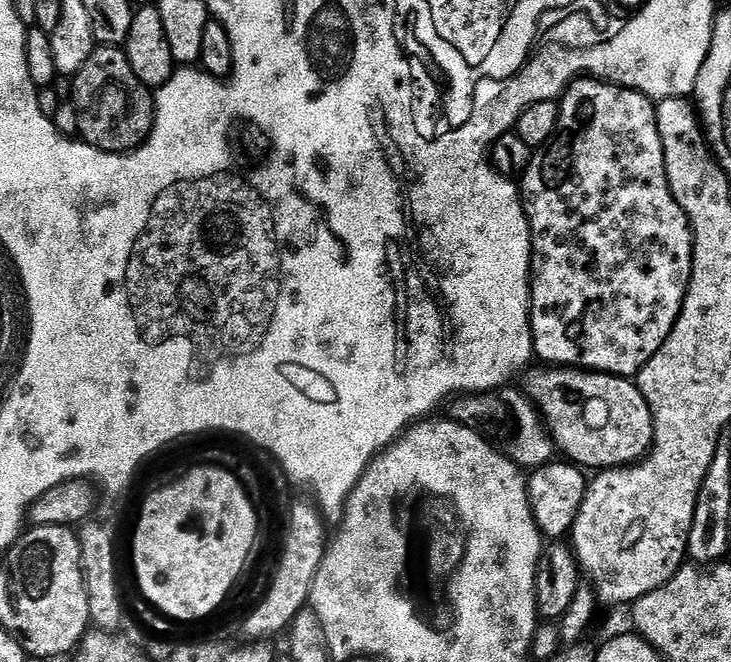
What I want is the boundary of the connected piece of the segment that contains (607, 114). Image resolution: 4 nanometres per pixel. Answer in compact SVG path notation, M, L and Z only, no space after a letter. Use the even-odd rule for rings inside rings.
M576 78L576 81L563 89L558 100L559 116L556 119L555 133L550 143L543 149L545 151L538 156L533 155L527 167L523 169L524 181L519 181L518 191L522 197L524 214L528 217L528 228L532 232L532 263L530 265L530 323L532 325L532 347L537 357L541 356L543 363L548 366L571 366L573 368L583 368L593 372L608 372L612 376L623 376L625 378L639 377L640 372L658 354L658 350L666 342L666 338L672 333L672 327L676 325L676 320L680 316L680 308L684 304L684 295L688 293L688 283L692 277L692 246L694 237L692 226L688 223L688 215L678 206L674 194L668 185L666 178L666 158L662 150L662 138L658 134L658 122L656 121L656 104L649 97L637 92L635 88L622 88L618 84L610 84L606 80L599 78Z

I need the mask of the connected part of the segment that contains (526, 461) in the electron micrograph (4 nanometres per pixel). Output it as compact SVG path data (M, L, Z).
M504 386L491 392L456 394L447 401L447 419L474 428L481 436L495 444L505 456L509 456L521 470L540 470L554 453L554 445L544 421L535 405L523 391L515 392L512 386Z

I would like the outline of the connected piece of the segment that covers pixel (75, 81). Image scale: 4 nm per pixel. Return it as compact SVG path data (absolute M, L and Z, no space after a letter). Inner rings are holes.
M96 46L80 70L71 77L72 97L70 103L77 111L79 139L85 144L102 150L105 154L127 154L141 148L148 141L148 135L156 121L156 101L153 89L147 88L134 74L128 61L128 53L120 46Z

